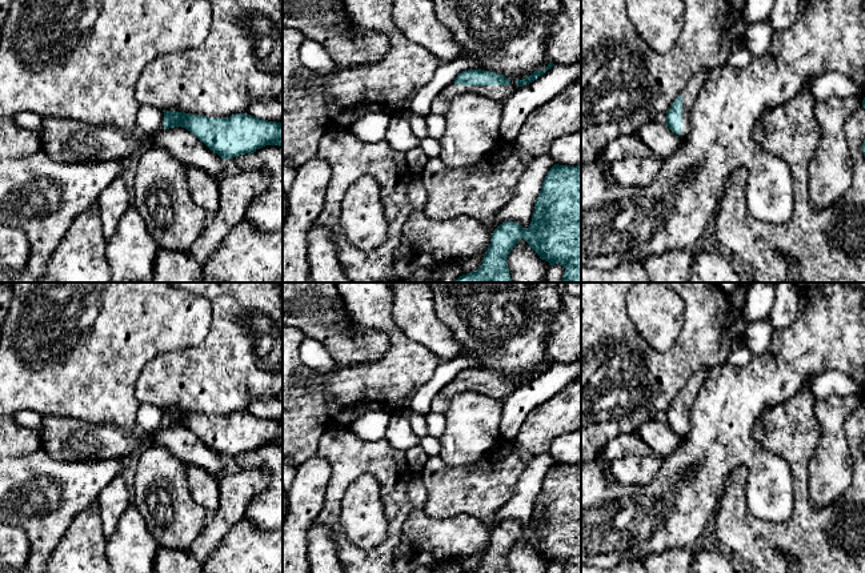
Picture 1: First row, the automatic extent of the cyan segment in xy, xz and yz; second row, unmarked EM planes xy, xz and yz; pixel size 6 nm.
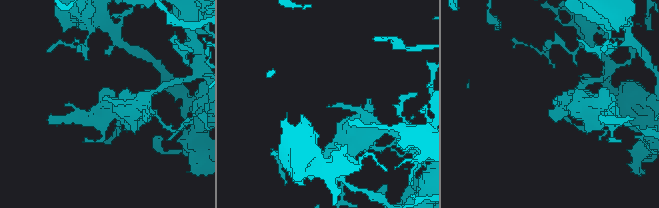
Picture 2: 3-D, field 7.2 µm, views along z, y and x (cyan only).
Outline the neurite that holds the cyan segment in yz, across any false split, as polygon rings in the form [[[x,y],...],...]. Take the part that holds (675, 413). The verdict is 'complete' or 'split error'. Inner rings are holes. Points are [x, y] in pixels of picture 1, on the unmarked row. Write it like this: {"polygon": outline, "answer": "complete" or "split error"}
{"polygon": [[[708,369],[696,372],[666,410],[666,424],[682,438],[690,430],[690,409],[708,376]]], "answer": "split error"}

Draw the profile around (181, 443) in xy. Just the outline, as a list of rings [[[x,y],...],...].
[[[181,425],[153,429],[148,433],[152,445],[167,448],[185,465],[195,465],[207,470],[213,477],[225,474],[225,461],[217,452],[211,449],[193,432]]]

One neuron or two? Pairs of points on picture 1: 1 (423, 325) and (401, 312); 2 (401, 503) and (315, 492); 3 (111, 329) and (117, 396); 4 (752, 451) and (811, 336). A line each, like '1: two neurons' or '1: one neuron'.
1: one neuron
2: two neurons
3: one neuron
4: one neuron

